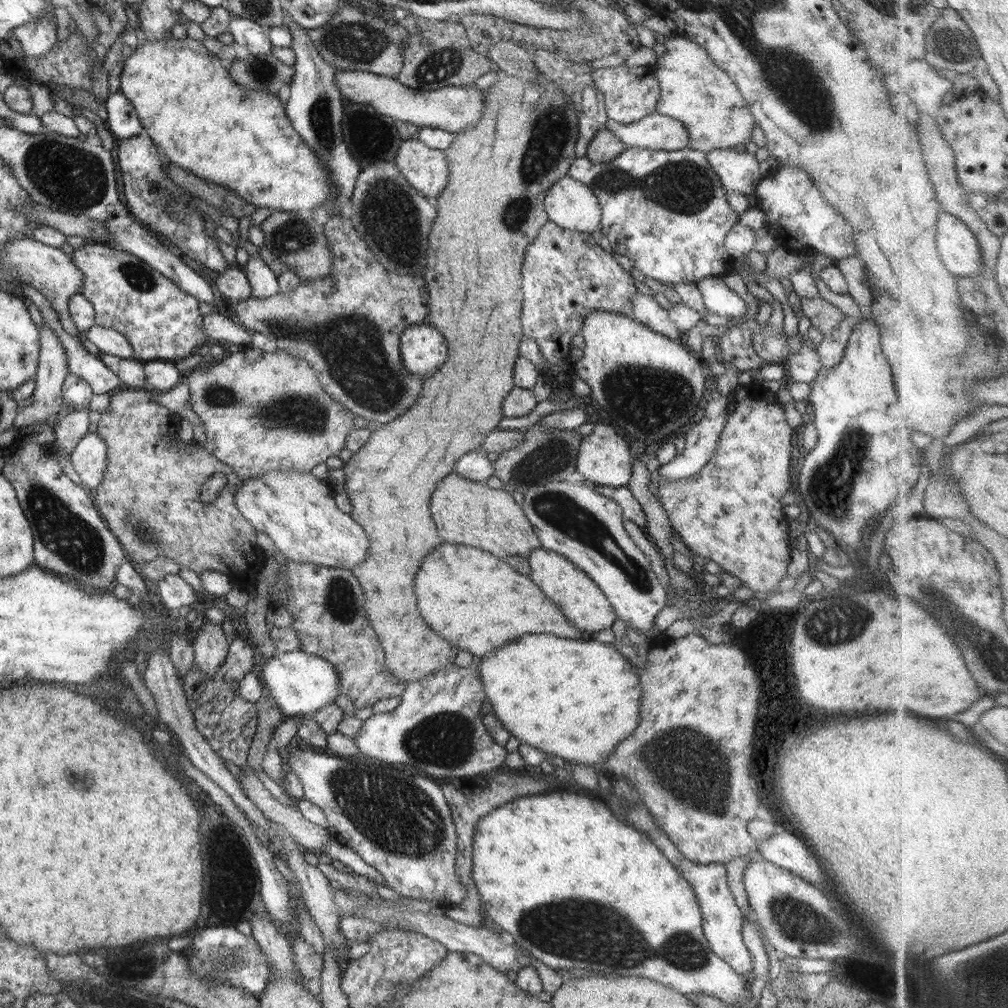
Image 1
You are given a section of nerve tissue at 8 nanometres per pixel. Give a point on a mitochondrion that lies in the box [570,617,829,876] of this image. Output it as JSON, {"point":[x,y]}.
{"point":[705,786]}

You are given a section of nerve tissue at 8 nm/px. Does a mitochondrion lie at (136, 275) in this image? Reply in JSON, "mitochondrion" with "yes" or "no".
{"mitochondrion":"yes"}

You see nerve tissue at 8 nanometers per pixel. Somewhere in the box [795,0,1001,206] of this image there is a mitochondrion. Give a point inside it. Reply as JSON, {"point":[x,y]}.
{"point":[951,40]}

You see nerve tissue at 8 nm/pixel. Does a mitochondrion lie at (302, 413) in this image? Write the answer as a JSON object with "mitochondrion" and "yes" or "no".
{"mitochondrion":"yes"}

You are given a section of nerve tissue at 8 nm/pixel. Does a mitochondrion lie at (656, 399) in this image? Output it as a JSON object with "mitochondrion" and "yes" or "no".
{"mitochondrion":"yes"}

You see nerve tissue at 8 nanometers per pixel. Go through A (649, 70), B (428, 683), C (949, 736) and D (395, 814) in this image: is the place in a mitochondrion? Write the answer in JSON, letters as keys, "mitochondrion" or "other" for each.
{"A":"other","B":"other","C":"other","D":"mitochondrion"}

